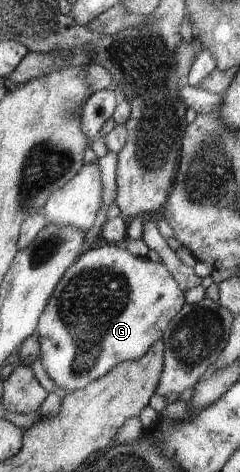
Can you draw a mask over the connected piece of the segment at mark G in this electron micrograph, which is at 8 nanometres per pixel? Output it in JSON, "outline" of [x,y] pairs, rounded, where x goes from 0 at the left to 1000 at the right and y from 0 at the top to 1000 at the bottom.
{"outline":[[[463,515],[367,525],[263,583],[163,676],[150,708],[171,722],[175,780],[242,818],[246,831],[258,824],[263,833],[292,833],[354,822],[525,763],[592,761],[679,716],[704,682],[763,653],[767,617],[675,553],[563,542]]]}

